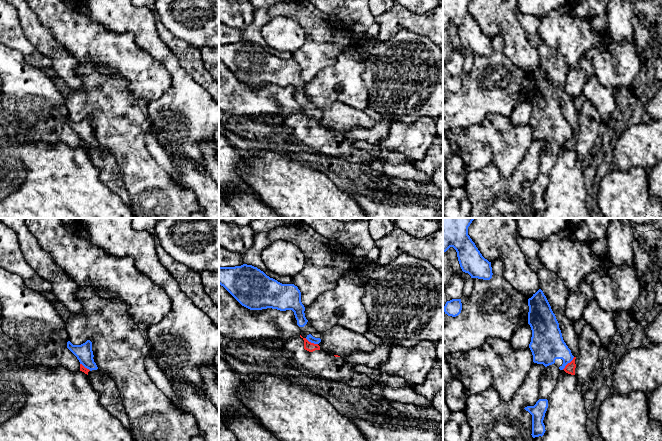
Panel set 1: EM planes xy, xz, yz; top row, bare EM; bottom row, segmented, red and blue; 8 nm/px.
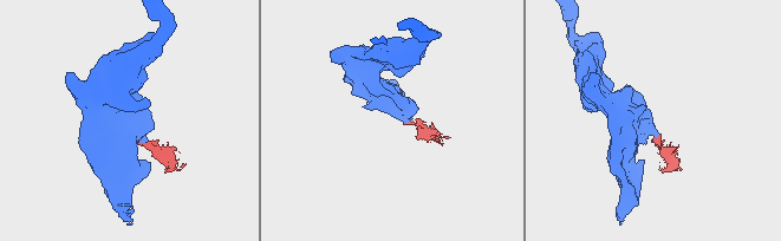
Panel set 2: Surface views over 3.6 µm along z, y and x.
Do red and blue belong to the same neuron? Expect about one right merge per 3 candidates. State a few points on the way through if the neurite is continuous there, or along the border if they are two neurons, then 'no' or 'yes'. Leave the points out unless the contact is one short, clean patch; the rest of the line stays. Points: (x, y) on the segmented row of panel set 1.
border along yz (574, 357), (562, 369); no

